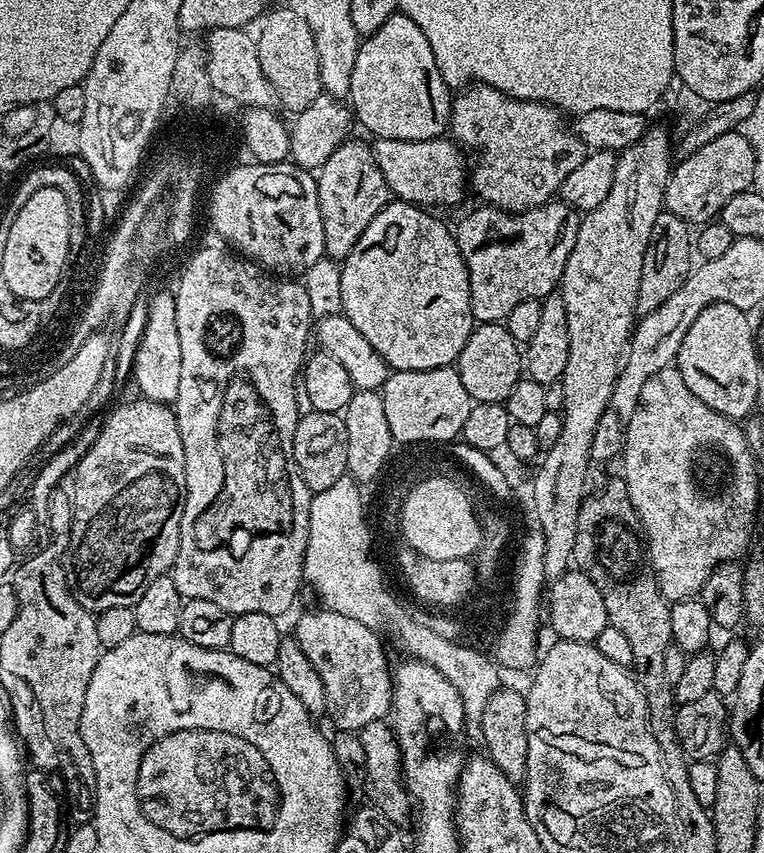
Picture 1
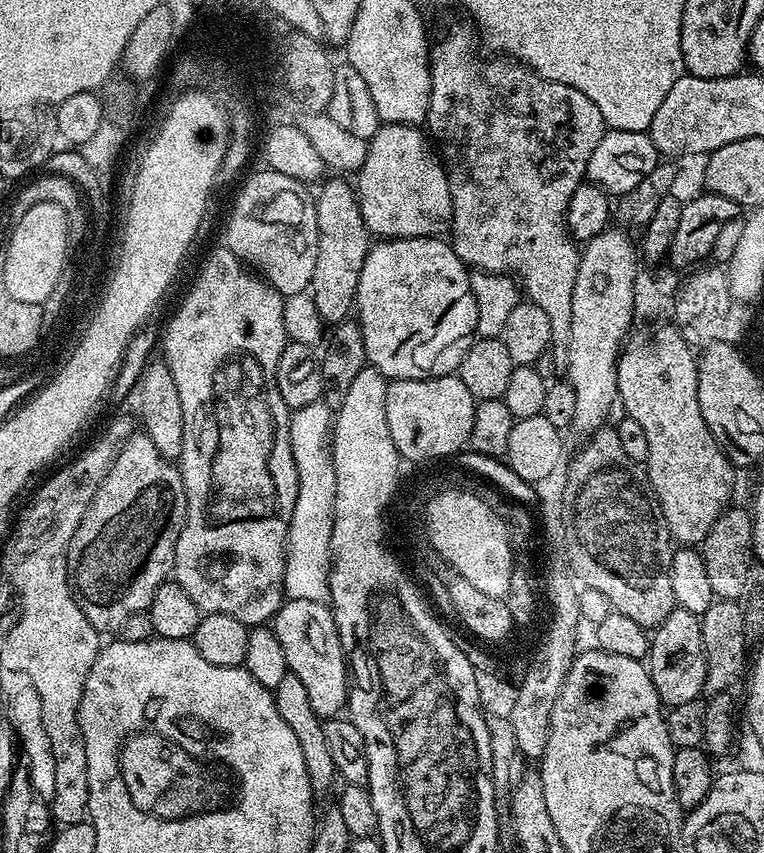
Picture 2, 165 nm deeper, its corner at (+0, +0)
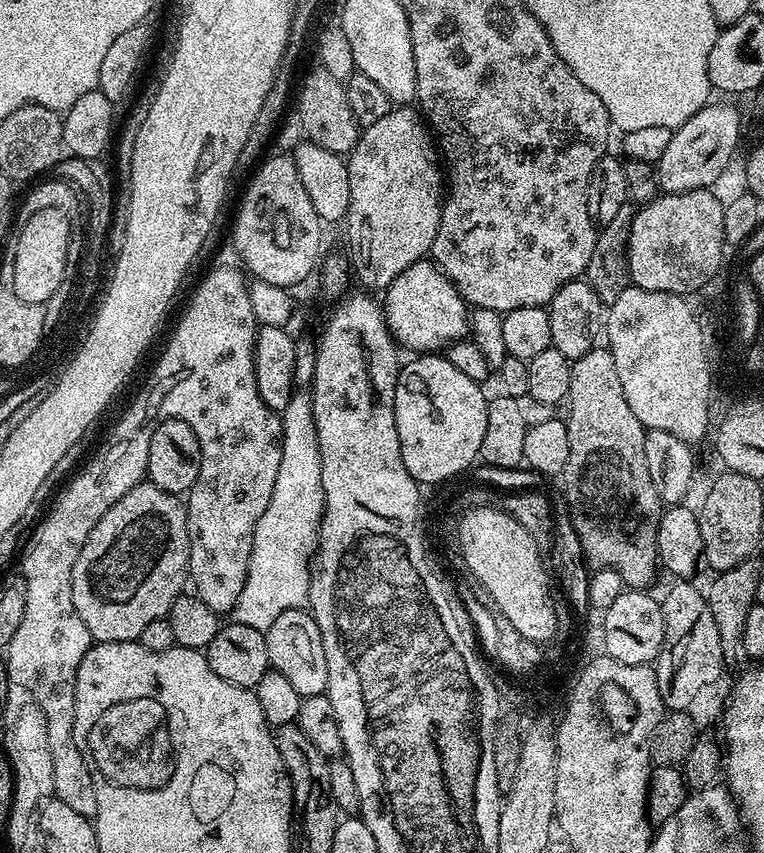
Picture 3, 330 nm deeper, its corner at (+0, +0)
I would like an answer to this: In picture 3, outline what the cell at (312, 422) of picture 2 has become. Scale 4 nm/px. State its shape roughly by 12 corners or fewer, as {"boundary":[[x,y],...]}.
{"boundary":[[311,391],[282,462],[230,613],[263,633],[308,602],[324,517]]}

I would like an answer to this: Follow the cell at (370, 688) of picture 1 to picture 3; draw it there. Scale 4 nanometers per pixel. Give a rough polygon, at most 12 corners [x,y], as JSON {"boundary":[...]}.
{"boundary":[[286,610],[264,637],[271,671],[301,698],[327,693],[311,611]]}

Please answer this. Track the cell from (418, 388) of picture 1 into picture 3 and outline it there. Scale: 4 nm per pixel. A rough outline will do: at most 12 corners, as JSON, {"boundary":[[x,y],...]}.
{"boundary":[[447,355],[401,367],[404,468],[439,486],[477,463],[484,396]]}

